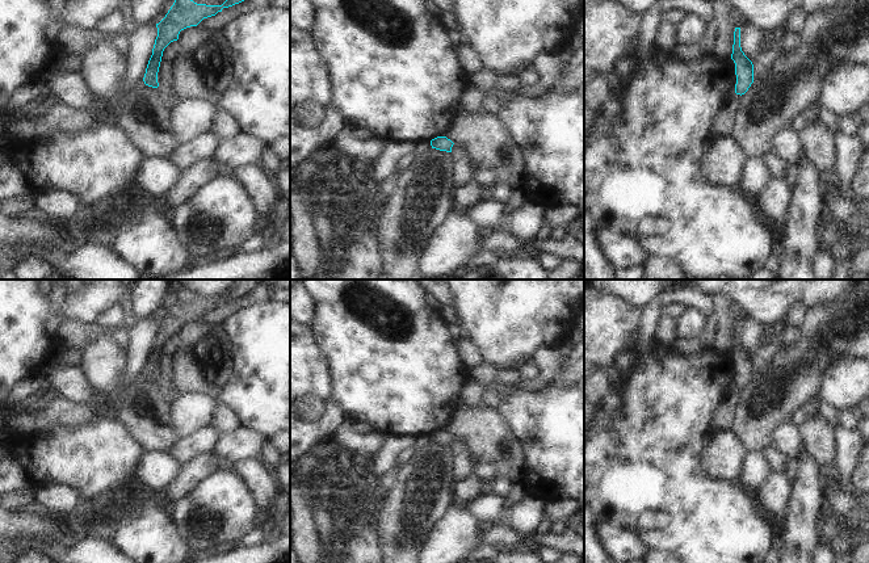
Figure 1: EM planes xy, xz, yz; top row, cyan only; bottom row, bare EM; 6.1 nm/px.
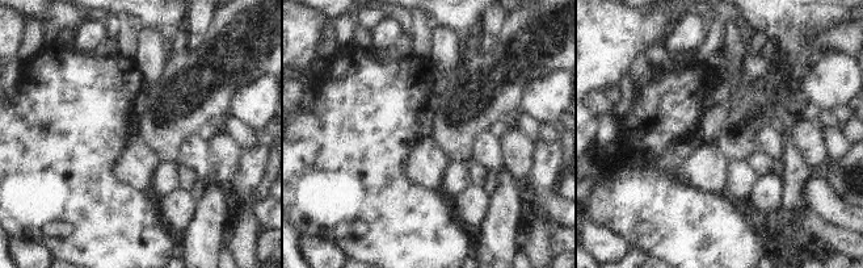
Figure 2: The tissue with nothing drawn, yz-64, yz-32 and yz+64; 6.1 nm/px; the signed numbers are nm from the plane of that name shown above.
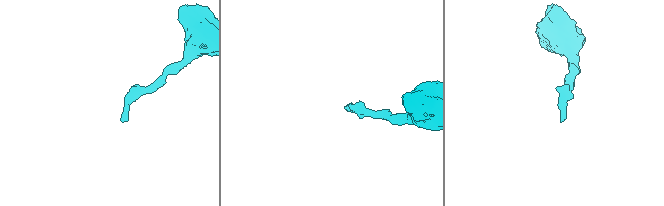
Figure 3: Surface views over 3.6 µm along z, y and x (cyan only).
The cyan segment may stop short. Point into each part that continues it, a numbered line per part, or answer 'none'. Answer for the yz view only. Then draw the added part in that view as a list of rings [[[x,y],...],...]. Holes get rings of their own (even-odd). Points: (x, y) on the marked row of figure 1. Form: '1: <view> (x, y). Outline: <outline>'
none

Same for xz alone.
none

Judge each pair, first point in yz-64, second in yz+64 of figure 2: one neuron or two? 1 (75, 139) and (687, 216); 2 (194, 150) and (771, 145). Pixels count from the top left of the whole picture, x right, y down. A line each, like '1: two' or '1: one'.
1: one
2: one

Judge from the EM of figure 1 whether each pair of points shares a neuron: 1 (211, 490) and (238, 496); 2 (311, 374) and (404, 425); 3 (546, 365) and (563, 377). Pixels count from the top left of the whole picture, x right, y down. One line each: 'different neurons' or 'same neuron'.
1: same neuron
2: different neurons
3: different neurons

